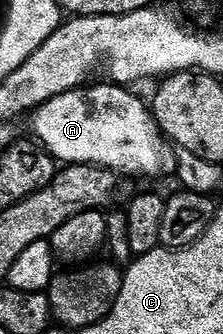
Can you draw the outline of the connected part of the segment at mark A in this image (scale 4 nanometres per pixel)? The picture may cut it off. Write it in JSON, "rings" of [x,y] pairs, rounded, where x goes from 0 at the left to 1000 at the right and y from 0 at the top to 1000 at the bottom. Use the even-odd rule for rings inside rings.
{"rings":[[[462,246],[408,257],[336,263],[327,275],[260,281],[139,338],[139,404],[233,464],[233,476],[274,494],[417,491],[430,503],[484,503],[543,530],[700,527],[735,503],[735,431],[744,410],[717,392],[717,374],[682,350],[682,326],[605,287],[605,272],[570,260]]]}

